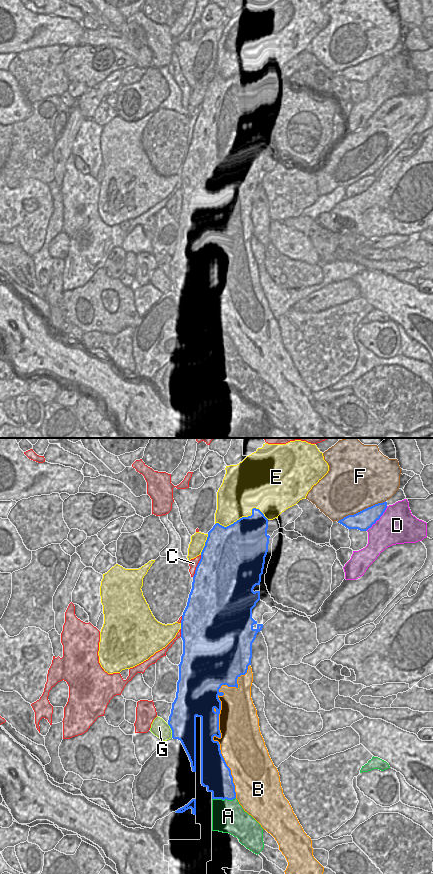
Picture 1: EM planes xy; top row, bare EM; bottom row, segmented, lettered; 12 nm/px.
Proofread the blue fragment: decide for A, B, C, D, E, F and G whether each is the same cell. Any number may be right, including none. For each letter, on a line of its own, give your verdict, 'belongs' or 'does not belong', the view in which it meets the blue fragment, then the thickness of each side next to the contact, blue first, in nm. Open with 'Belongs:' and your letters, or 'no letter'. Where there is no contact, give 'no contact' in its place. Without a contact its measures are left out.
Belongs: B
A: does not belong; contact in xy; calibres 340 and 400 nm
B: belongs; contact in xy; calibres 220 and 480 nm
C: does not belong; contact in xy; calibres 500 and 110 nm
D: does not belong; contact in xy; calibres 240 and 440 nm
E: does not belong; contact in xy; calibres 480 and 460 nm
F: does not belong; contact in xy; calibres 240 and 500 nm
G: does not belong; contact in xy; calibres 340 and 200 nm

